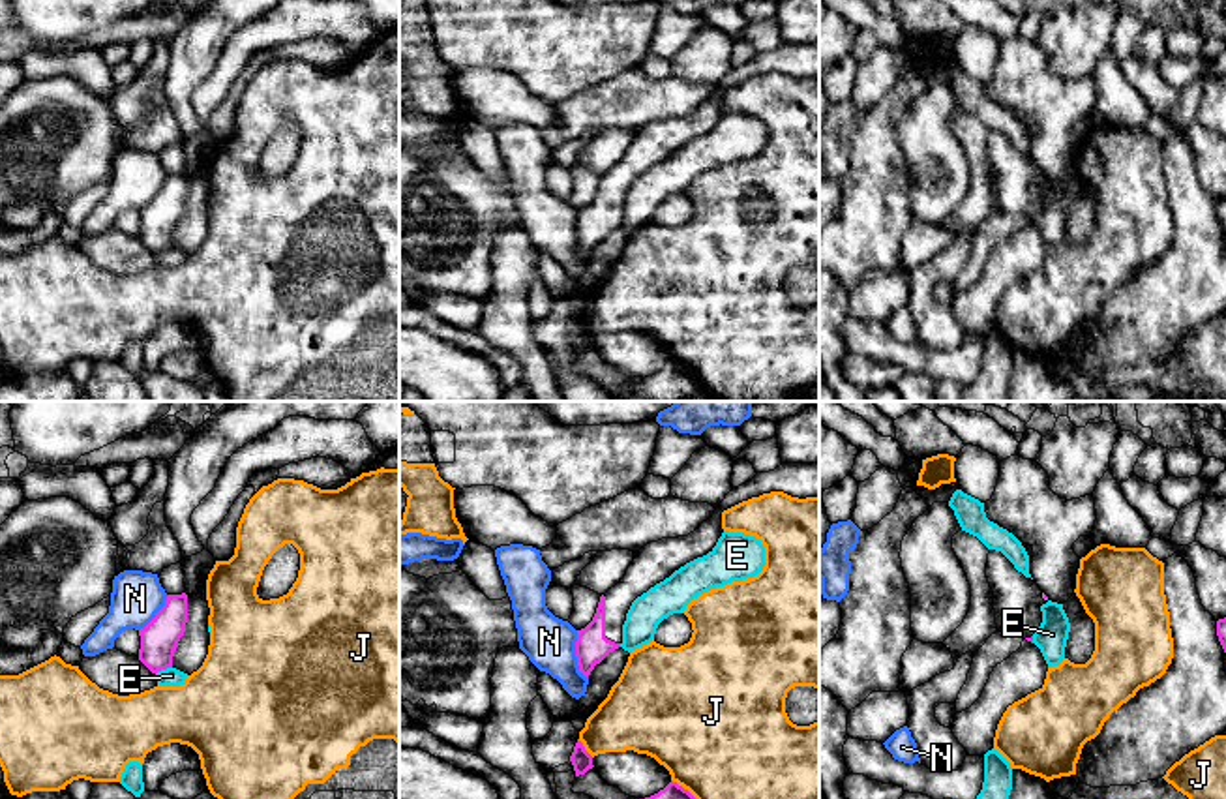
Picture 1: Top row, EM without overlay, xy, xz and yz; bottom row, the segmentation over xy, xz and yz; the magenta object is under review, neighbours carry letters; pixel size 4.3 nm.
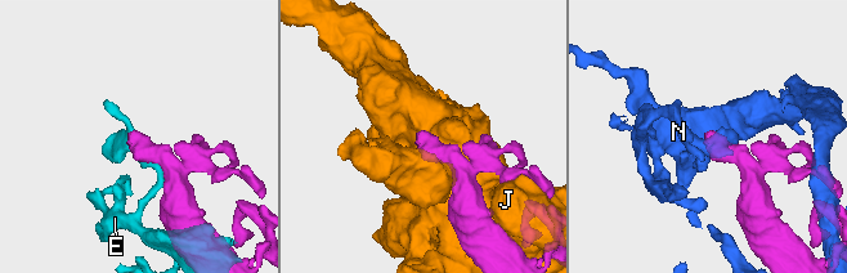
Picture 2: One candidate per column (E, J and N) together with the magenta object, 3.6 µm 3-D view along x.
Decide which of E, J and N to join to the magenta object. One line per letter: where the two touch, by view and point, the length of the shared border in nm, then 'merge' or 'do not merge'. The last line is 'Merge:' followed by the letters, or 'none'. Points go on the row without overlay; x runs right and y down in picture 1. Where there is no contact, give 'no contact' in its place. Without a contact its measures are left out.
E: xy (164, 248) | 80 nm | do not merge
J: xz (583, 329) | 100 nm | do not merge
N: xz (576, 235) | 220 nm | do not merge
Merge: none

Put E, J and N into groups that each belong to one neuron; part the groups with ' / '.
E / J / N

